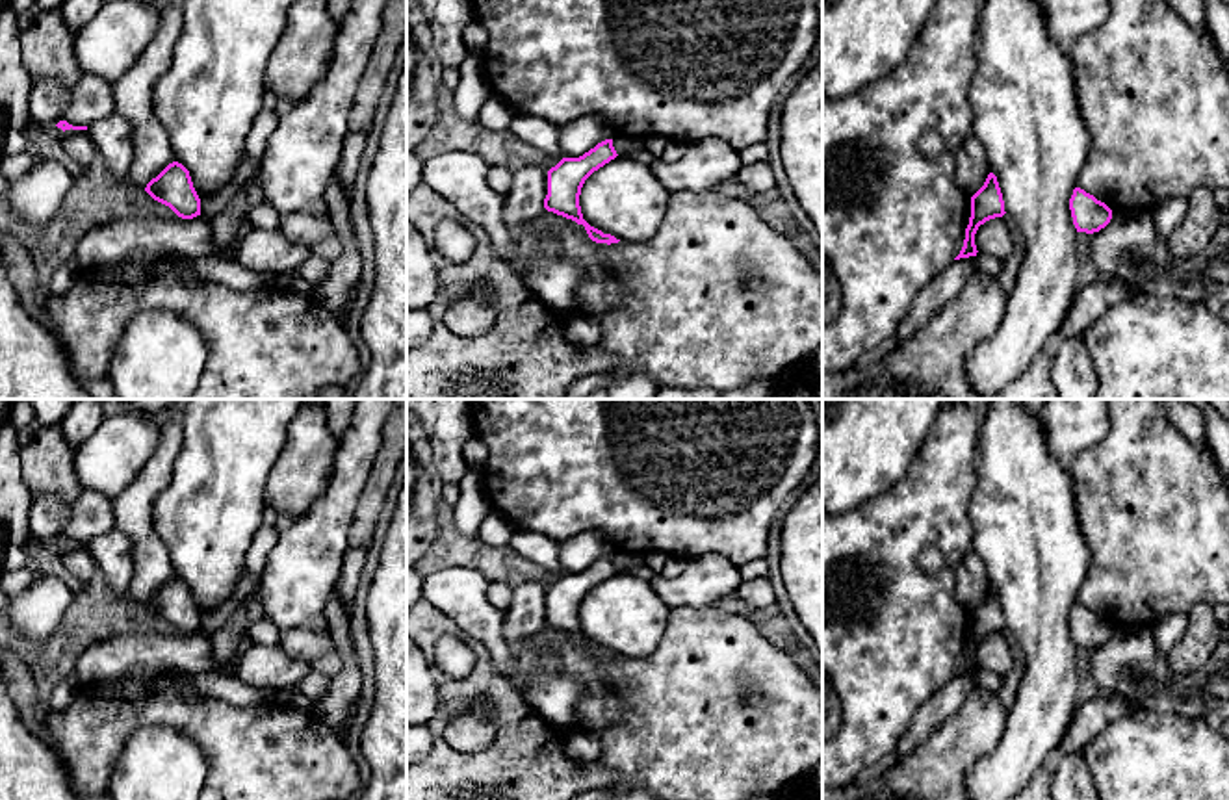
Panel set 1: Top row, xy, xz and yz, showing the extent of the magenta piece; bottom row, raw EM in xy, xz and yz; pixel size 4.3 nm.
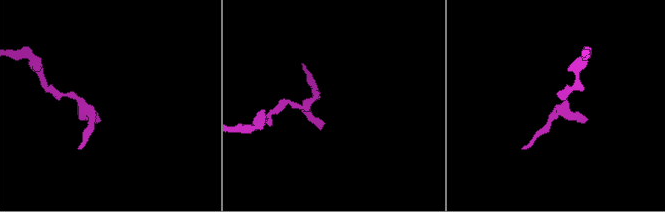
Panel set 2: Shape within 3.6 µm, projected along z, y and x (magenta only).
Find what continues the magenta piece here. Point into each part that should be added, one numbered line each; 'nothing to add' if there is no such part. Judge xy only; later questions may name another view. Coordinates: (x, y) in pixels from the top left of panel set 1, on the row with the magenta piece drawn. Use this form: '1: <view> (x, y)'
nothing to add

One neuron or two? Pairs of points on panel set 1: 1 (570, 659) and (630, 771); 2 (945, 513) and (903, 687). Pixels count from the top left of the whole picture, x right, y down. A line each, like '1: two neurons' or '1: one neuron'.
1: one neuron
2: one neuron

